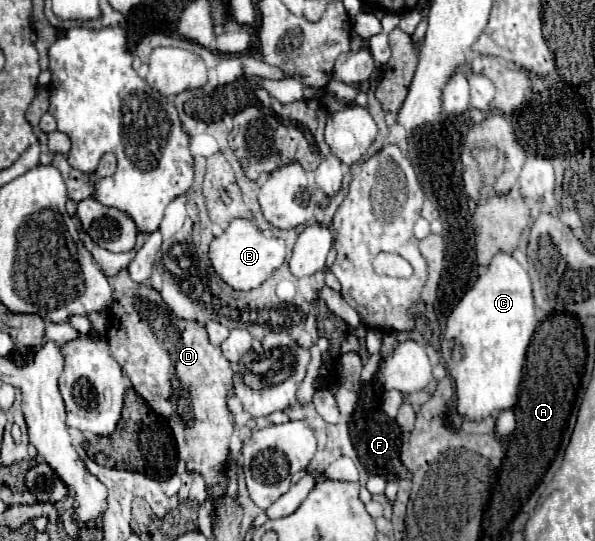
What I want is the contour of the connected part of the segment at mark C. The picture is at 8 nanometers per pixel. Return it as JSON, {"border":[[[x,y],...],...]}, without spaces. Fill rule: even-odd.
{"border":[[[504,252],[496,254],[490,266],[486,268],[486,272],[478,276],[472,290],[464,294],[464,298],[448,316],[448,324],[442,338],[442,358],[444,358],[446,370],[454,378],[456,412],[464,422],[480,422],[484,418],[498,416],[502,410],[510,410],[518,402],[526,350],[534,332],[548,317],[542,308],[538,308],[534,300],[534,286],[530,284],[528,252],[526,259],[526,262],[520,262],[519,258],[512,258],[510,254],[504,254]]]}

